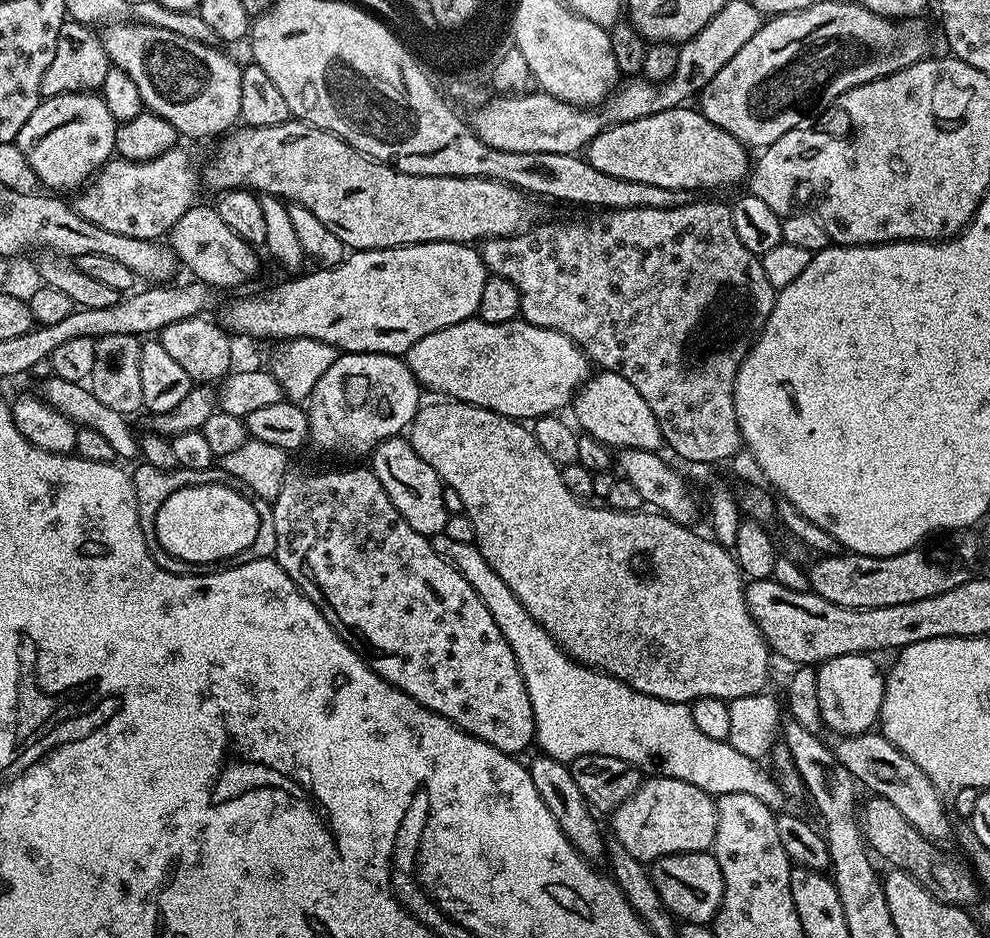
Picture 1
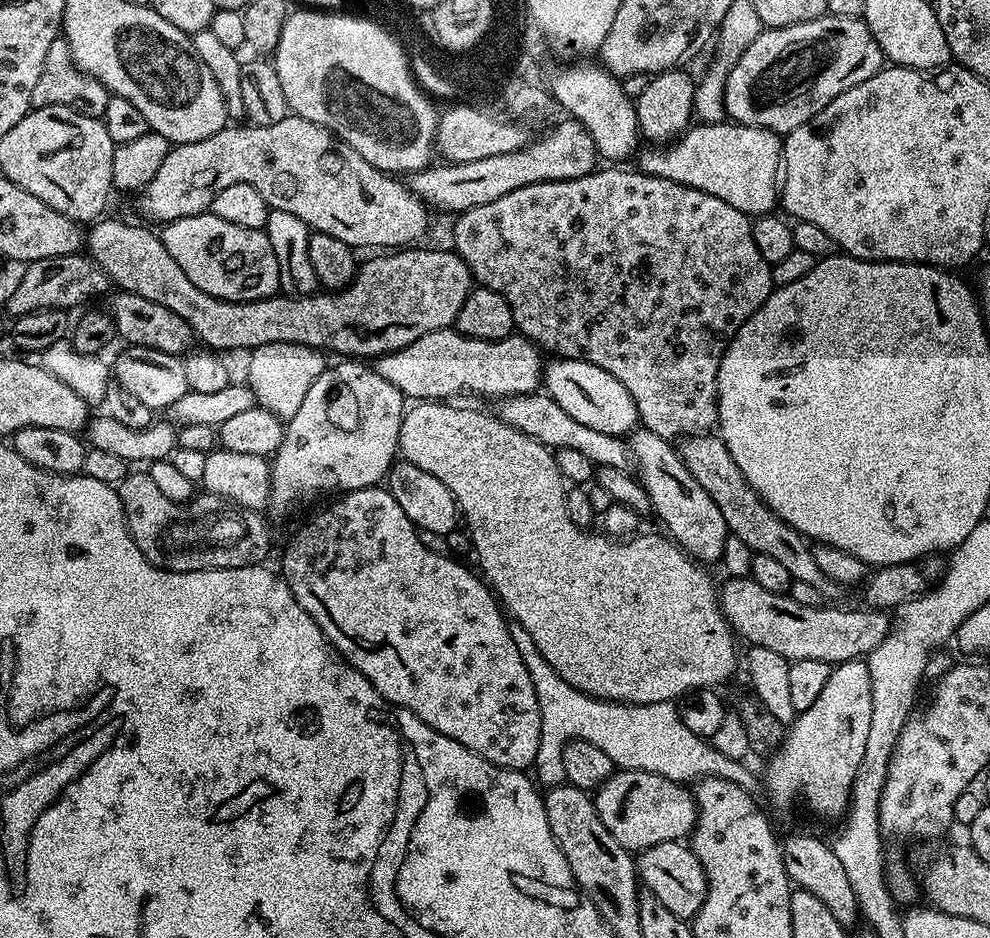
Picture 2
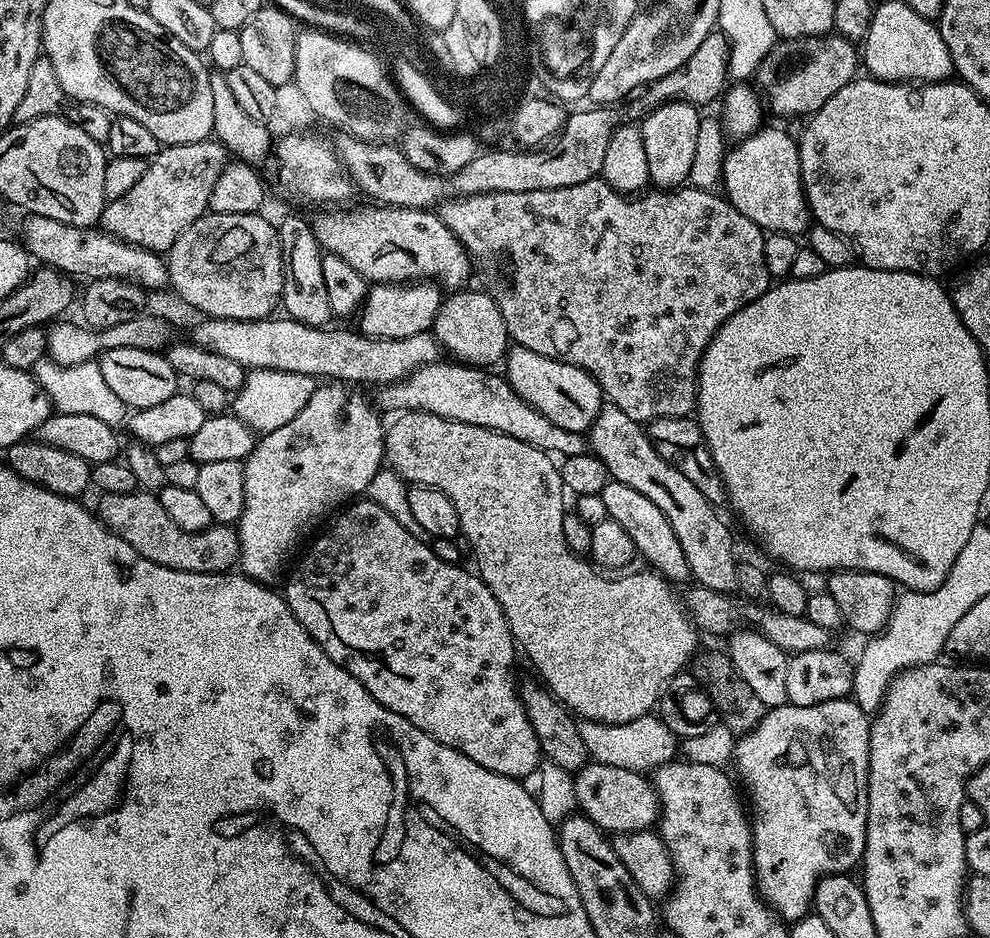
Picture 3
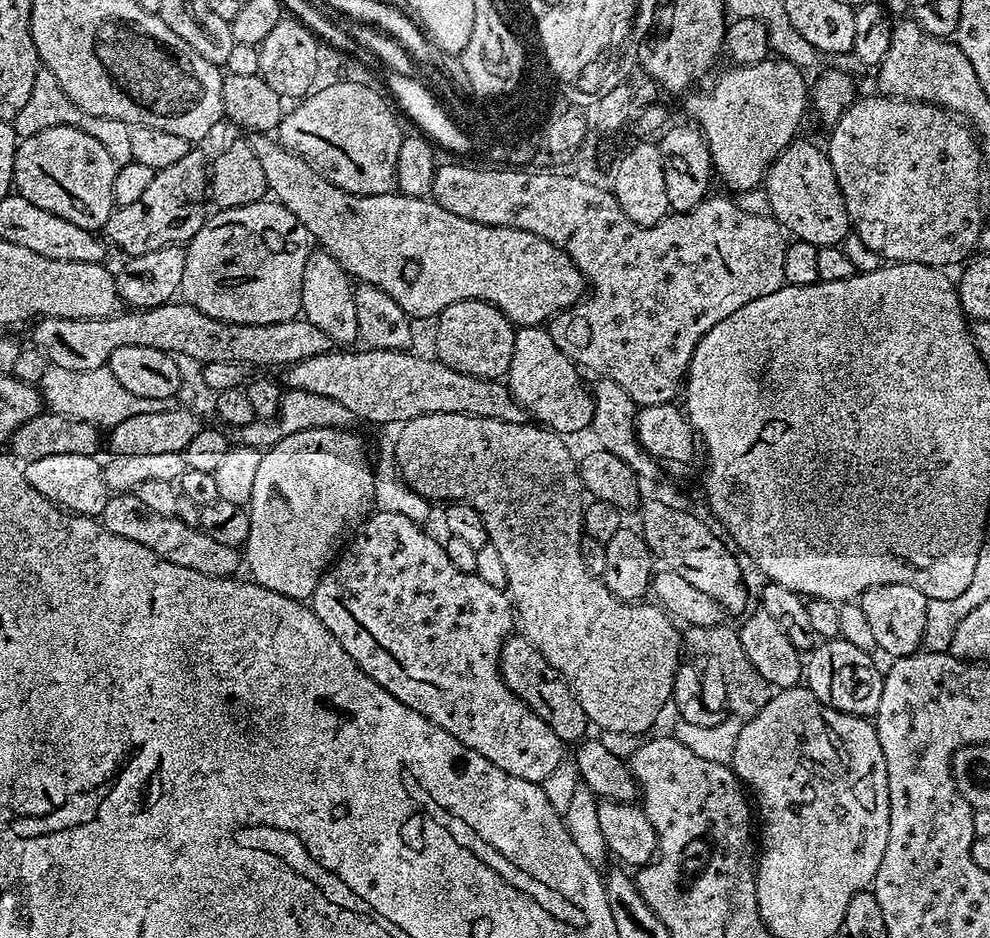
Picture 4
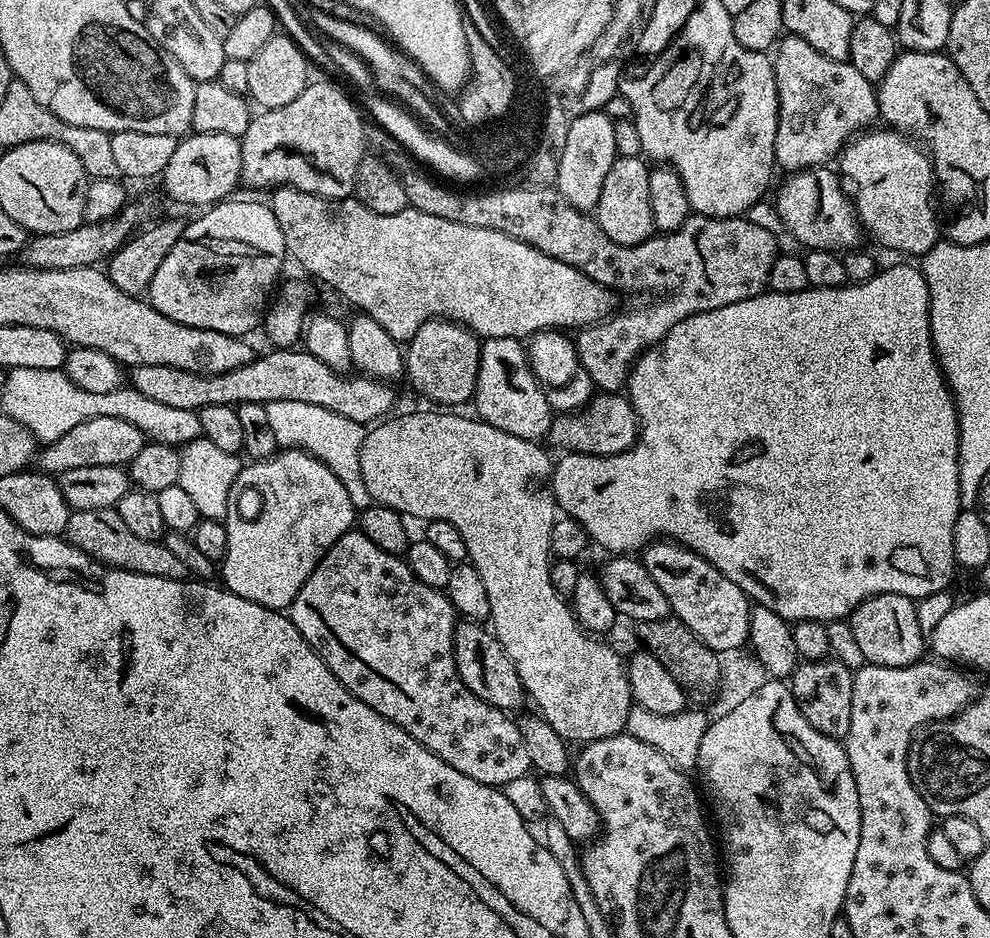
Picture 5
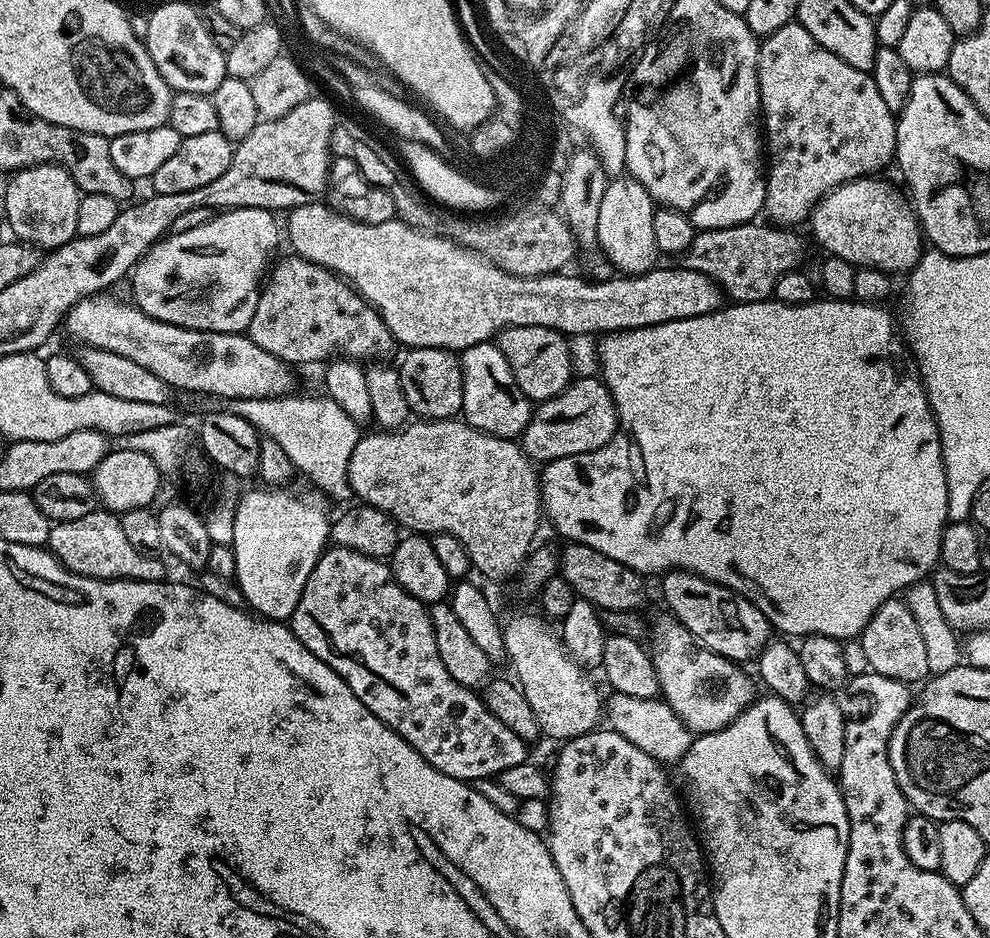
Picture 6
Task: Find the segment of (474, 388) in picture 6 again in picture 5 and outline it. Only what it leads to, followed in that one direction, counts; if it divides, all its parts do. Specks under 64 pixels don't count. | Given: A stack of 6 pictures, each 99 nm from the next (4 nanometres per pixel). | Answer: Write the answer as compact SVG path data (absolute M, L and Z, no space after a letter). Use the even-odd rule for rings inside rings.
M490 338L481 343L475 404L475 415L479 419L518 438L540 442L552 428L554 413L548 401L548 393L530 370L525 345L514 338Z

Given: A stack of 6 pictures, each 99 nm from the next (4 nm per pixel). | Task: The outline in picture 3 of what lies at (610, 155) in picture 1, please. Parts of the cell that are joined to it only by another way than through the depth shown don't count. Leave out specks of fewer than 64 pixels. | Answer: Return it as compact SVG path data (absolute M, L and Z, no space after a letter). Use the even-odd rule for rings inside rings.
M761 127L752 136L745 136L724 156L723 195L750 222L769 233L804 234L810 227L808 199L804 196L804 185L800 183L800 146L795 135L783 132L780 128Z

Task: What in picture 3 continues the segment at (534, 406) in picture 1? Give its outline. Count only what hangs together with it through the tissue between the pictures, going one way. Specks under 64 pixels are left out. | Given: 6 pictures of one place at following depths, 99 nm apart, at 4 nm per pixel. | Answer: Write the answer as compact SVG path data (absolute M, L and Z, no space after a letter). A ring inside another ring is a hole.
M204 318L193 330L191 339L198 346L202 346L202 350L210 350L210 354L222 354L222 358L230 358L246 370L254 368L286 370L292 374L327 378L332 382L347 382L352 386L399 384L414 370L427 364L435 364L442 356L440 343L436 341L431 331L419 332L410 338L379 340L354 330L347 332L344 328L336 328L333 332L328 332L327 327L306 326L291 318L276 319Z

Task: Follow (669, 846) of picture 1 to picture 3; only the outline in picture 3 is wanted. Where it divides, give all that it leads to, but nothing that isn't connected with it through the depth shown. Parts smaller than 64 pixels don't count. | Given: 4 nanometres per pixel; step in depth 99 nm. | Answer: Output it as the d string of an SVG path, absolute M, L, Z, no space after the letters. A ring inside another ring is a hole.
M585 764L574 776L574 800L579 811L608 834L651 829L657 823L661 810L651 779L618 764Z

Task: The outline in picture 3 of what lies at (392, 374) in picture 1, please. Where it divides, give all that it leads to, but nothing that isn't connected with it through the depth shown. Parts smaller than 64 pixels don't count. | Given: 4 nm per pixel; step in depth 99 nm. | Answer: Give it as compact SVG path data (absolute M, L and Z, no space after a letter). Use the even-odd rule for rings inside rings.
M344 382L321 383L314 390L310 402L306 402L301 412L290 422L286 422L284 428L265 432L257 439L255 450L243 461L244 509L238 521L240 533L238 568L243 575L258 581L259 584L275 585L277 583L275 580L279 578L288 555L295 550L296 543L327 512L335 513L345 502L367 493L370 478L374 478L376 471L385 463L386 428L383 423L380 425L381 413L375 407L372 409L360 392L363 391Z

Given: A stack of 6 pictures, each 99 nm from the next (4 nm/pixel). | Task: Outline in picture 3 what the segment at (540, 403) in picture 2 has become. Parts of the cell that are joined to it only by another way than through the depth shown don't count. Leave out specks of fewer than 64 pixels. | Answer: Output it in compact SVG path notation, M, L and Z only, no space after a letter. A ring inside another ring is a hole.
M444 363L427 364L414 370L399 384L383 385L379 389L379 407L385 413L429 412L438 414L438 418L466 422L470 426L482 426L486 430L506 434L510 438L518 438L518 442L526 442L538 450L560 458L585 455L586 440L581 433L562 430L562 426L550 422L546 414L534 410L530 402L523 400L509 386L503 375L495 376L495 371L474 368L470 364Z

